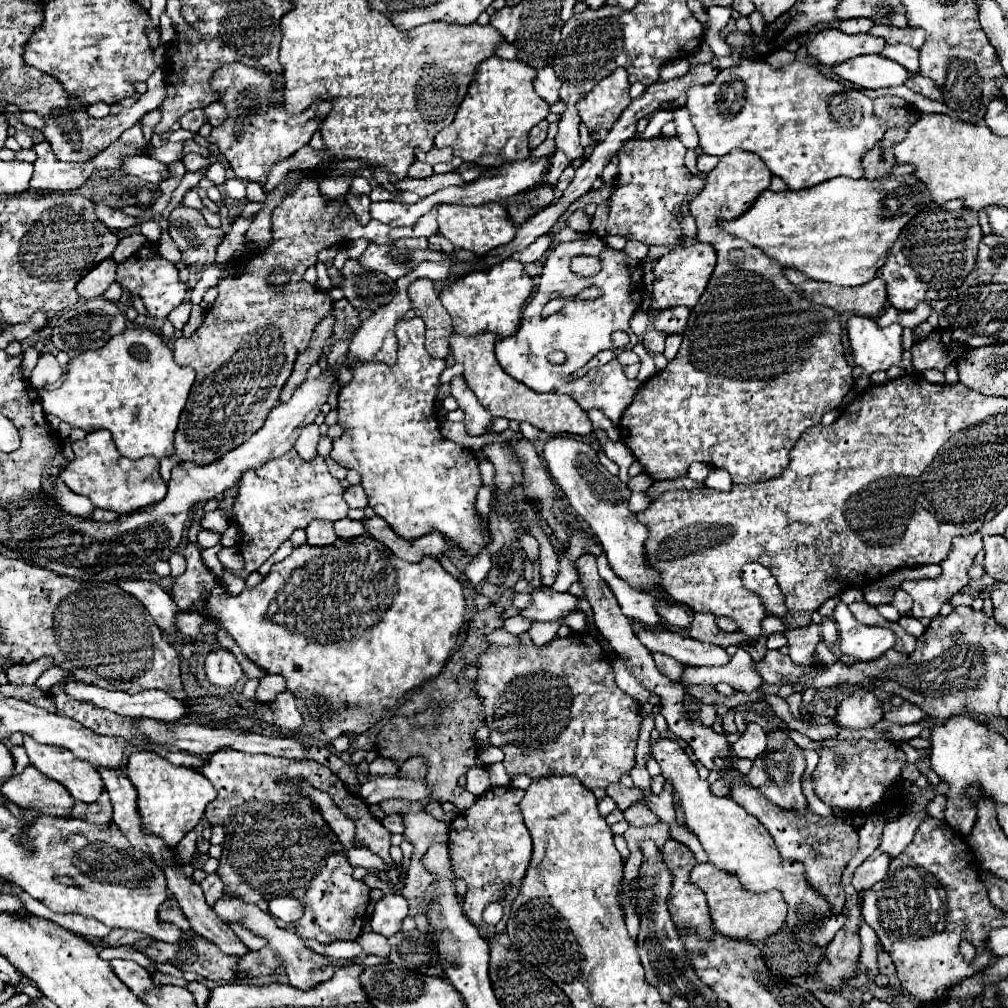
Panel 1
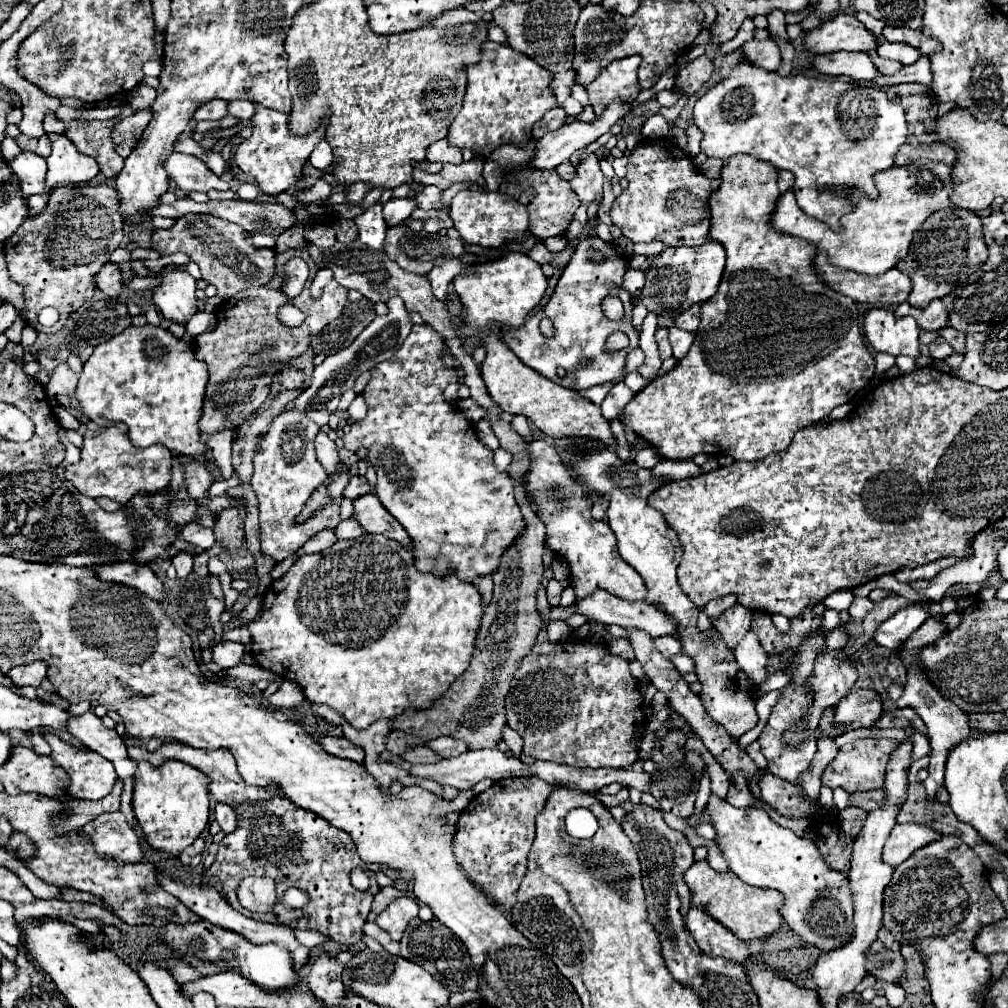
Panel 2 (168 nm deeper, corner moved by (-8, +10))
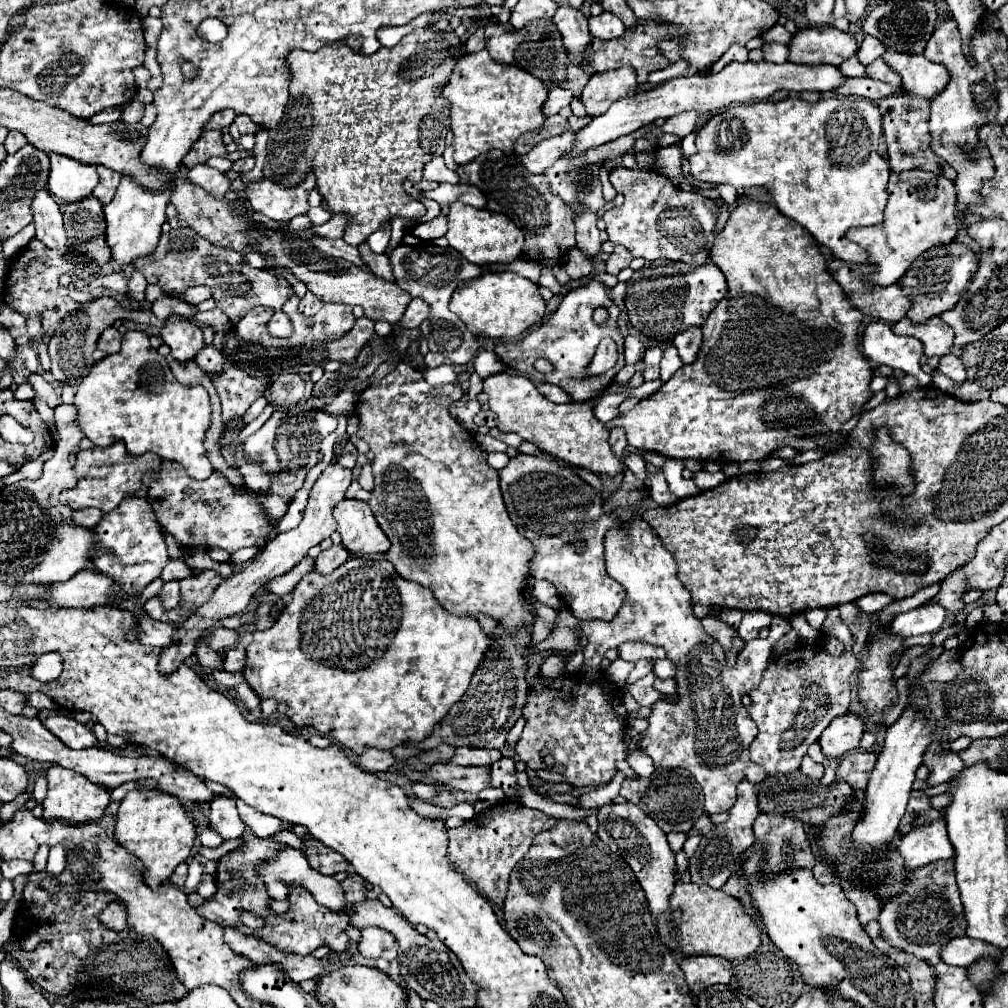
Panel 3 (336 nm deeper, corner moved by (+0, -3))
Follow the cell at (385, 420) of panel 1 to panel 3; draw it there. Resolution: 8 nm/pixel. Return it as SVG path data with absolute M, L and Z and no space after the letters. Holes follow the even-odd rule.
M401 361L395 371L359 395L357 437L369 443L375 453L375 489L369 505L391 541L385 555L397 575L429 587L435 599L453 615L477 617L483 613L499 621L507 631L515 631L515 627L523 627L523 623L535 623L535 607L527 607L527 597L523 595L531 579L529 563L535 555L535 547L529 539L519 535L507 515L499 491L499 475L489 467L487 451L483 451L477 441L473 441L473 435L449 413L449 405L461 397L463 389L457 383L431 387L423 371L407 361Z

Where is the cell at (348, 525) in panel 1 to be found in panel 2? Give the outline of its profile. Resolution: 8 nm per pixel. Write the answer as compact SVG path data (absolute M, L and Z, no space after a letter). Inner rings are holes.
M351 516L351 518L347 518L347 520L341 520L339 522L339 526L335 528L335 534L337 534L337 538L359 538L361 534L363 534L365 530L363 530L363 526L359 526L359 522Z

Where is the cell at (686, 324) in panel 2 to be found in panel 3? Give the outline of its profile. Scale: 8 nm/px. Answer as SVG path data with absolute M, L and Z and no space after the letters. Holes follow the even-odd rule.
M691 327L691 329L683 331L683 333L679 333L675 337L675 341L673 341L673 345L677 347L679 357L681 357L681 361L685 365L689 365L689 363L693 363L697 359L701 343L703 343L703 335L701 335L701 331L697 327Z

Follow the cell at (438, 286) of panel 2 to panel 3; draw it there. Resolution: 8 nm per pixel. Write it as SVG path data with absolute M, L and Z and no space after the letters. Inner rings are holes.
M413 299L403 315L403 319L397 323L397 327L403 329L417 329L423 319L429 317L429 305L423 299Z

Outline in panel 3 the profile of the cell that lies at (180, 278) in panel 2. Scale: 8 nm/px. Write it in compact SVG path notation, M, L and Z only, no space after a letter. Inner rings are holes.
M171 315L167 325L161 329L161 337L165 345L171 347L171 355L179 363L193 361L195 355L203 349L203 331L187 319Z

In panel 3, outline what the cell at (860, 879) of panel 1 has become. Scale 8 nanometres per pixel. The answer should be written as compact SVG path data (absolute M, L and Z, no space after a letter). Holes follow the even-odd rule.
M945 819L915 827L897 841L897 851L903 855L909 869L917 869L939 859L951 859L953 851L945 829Z

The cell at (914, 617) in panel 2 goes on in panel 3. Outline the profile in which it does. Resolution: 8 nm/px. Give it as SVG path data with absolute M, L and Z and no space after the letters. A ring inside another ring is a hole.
M925 603L909 613L901 613L891 621L889 631L895 635L901 635L903 639L907 637L917 637L923 633L937 633L947 617L947 611L937 605L937 603Z

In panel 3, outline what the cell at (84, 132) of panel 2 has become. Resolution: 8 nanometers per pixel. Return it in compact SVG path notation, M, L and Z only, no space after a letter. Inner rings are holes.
M97 165L95 169L97 169L97 173L99 173L99 185L95 187L93 195L95 195L103 205L107 205L107 203L113 199L115 191L117 191L117 185L119 185L121 175L119 175L117 171L111 171L111 169L103 167L103 165Z

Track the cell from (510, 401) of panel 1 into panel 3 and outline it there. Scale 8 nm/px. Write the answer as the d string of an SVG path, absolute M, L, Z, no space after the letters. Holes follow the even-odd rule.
M497 373L485 379L483 391L489 395L489 409L497 415L497 429L503 433L517 433L525 441L539 447L539 451L549 453L555 459L565 461L571 467L581 467L597 475L615 477L625 471L625 463L619 461L607 439L609 431L605 425L593 415L593 407L589 403L551 403L527 377L515 377L509 373Z

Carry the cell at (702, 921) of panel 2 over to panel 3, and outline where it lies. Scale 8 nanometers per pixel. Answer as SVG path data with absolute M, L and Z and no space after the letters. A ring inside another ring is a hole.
M685 957L679 965L685 973L685 981L693 997L715 983L729 983L731 979L731 963L723 957Z

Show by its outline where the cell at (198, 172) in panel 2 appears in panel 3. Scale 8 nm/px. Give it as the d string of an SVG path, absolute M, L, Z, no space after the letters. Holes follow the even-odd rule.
M197 165L197 167L189 169L189 181L203 187L215 199L223 199L231 187L231 179L227 179L225 173L213 169L209 165Z

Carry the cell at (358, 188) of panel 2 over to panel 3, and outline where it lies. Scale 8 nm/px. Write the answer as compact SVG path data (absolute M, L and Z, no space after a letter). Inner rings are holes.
M333 215L331 221L327 221L325 225L315 225L313 227L313 237L337 239L337 237L343 237L345 227L347 227L347 217L345 215Z

